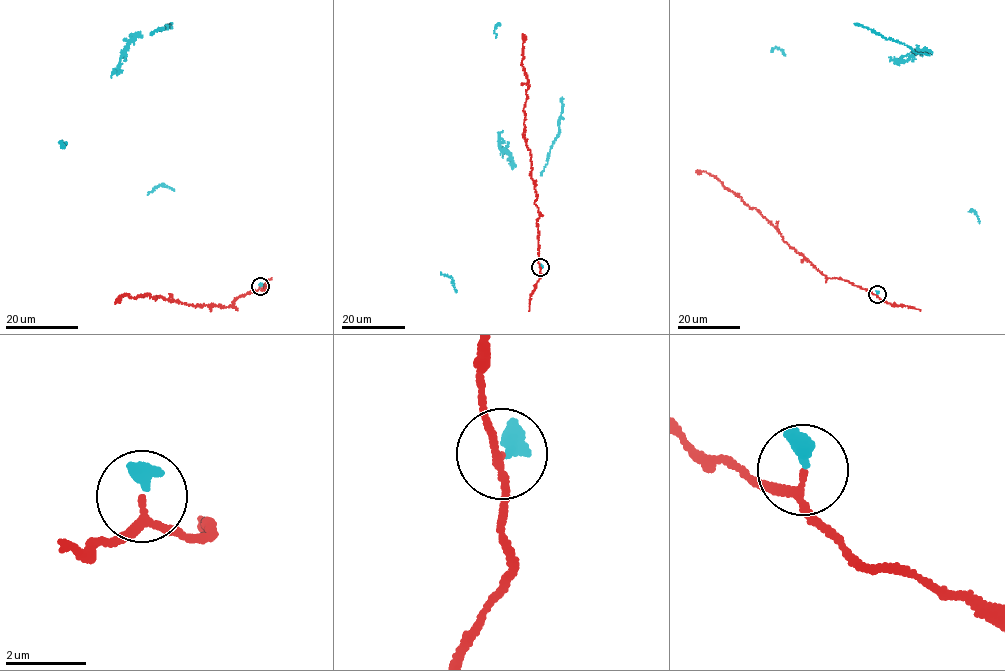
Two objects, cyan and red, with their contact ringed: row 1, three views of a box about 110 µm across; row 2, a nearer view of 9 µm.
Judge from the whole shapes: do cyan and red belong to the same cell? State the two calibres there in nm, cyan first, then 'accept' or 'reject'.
calibres 360 and 140 nm; accept

